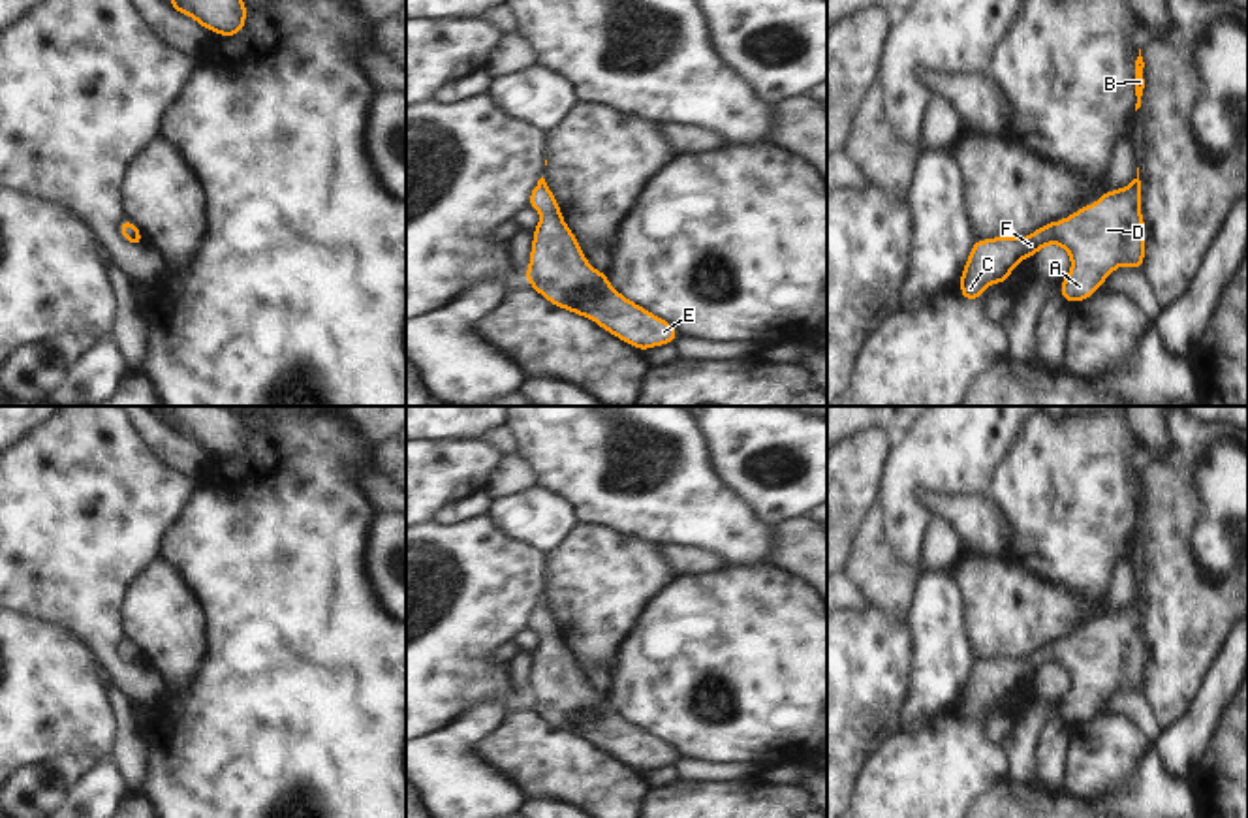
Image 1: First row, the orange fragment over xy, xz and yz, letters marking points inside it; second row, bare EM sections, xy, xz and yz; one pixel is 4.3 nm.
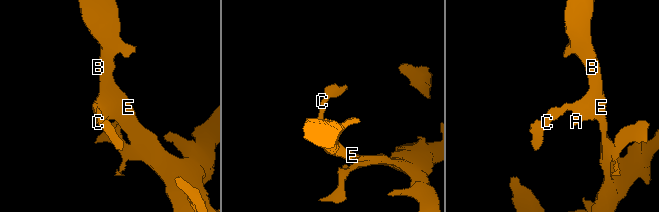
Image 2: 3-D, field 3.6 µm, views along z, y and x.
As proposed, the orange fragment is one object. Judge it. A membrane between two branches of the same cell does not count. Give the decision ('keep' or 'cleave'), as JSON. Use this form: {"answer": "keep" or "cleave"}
{"answer": "keep"}

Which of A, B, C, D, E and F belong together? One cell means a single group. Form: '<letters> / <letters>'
A B C D E F

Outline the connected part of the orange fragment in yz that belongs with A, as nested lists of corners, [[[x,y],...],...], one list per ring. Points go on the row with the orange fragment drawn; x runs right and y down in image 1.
[[[1139,167],[1137,177],[1124,188],[1103,192],[1096,203],[1077,209],[1068,218],[1049,222],[1041,228],[1036,228],[1028,237],[989,237],[983,241],[974,241],[970,256],[959,278],[960,295],[964,301],[977,301],[989,284],[1004,284],[1009,280],[1011,271],[1026,258],[1034,258],[1041,248],[1049,244],[1060,244],[1069,260],[1071,269],[1068,276],[1060,282],[1060,293],[1064,303],[1081,303],[1096,293],[1096,290],[1109,278],[1113,271],[1122,265],[1130,265],[1137,271],[1143,271],[1145,265],[1145,239],[1147,228],[1141,214],[1141,181]]]

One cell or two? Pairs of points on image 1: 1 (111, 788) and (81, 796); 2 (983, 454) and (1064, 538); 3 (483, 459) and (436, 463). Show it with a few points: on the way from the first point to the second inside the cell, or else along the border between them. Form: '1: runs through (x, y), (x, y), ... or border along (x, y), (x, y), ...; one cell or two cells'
1: runs through (104, 790), (89, 796); one cell
2: border along (1021, 429), (997, 467), (989, 493); two cells
3: runs through (472, 459), (467, 463), (448, 463); one cell

